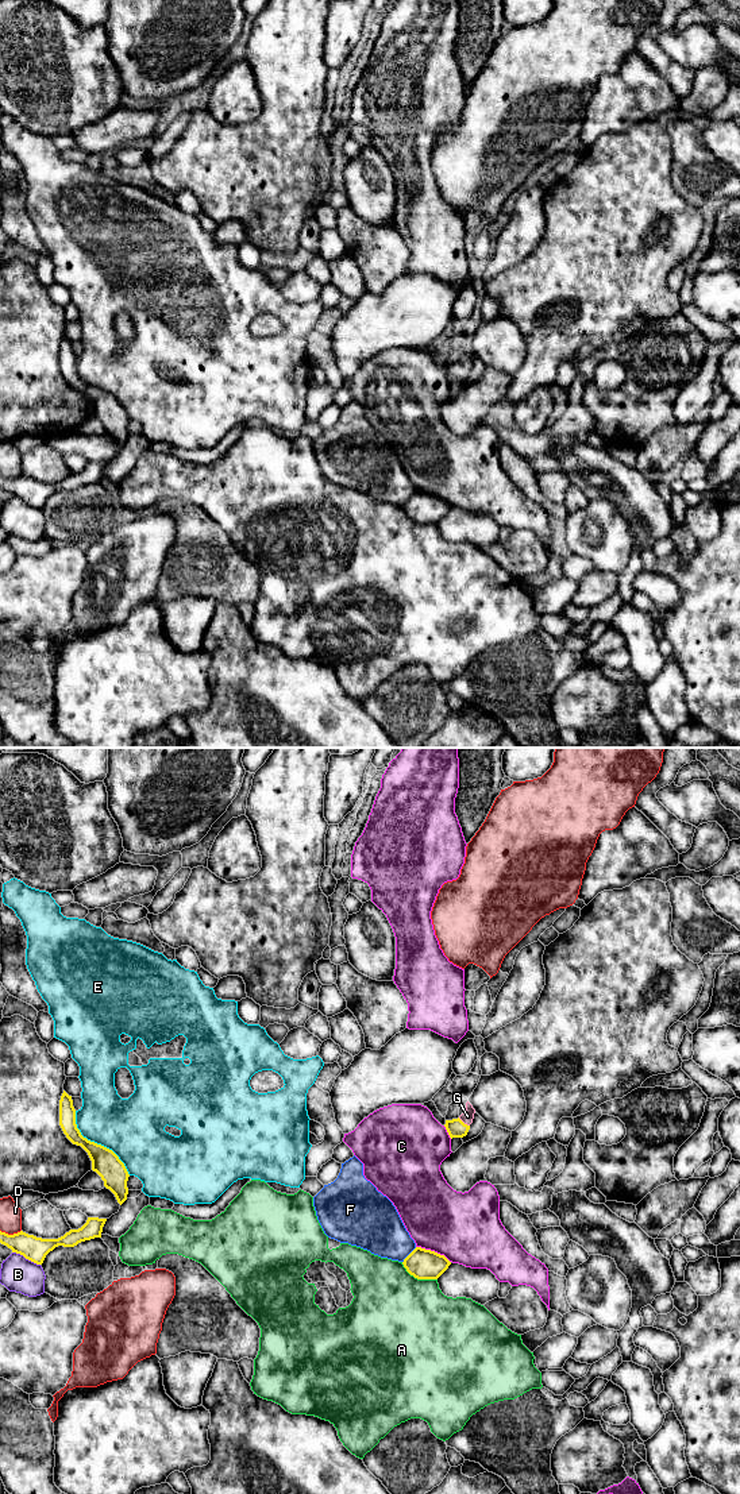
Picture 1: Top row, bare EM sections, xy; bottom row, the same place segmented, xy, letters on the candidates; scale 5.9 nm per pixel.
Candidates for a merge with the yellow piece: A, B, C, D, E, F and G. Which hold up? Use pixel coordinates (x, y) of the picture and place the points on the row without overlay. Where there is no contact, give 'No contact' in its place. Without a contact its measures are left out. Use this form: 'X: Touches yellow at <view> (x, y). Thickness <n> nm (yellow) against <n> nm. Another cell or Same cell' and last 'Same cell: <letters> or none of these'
A: Touches yellow at xy (417, 522). Thickness 180 nm (yellow) against 500 nm. Another cell
B: Touches yellow at xy (26, 502). Thickness 150 nm (yellow) against 220 nm. Another cell
C: Touches yellow at xy (434, 495). Thickness 180 nm (yellow) against 420 nm. Another cell
D: Touches yellow at xy (11, 479). Thickness 150 nm (yellow) against 130 nm. Another cell
E: Touches yellow at xy (96, 388). Thickness 160 nm (yellow) against 360 nm. Another cell
F: Touches yellow at xy (408, 500). Thickness 180 nm (yellow) against 300 nm. Another cell
G: Touches yellow at xy (462, 366). Thickness 110 nm (yellow) against 70 nm. Same cell
Same cell: G

